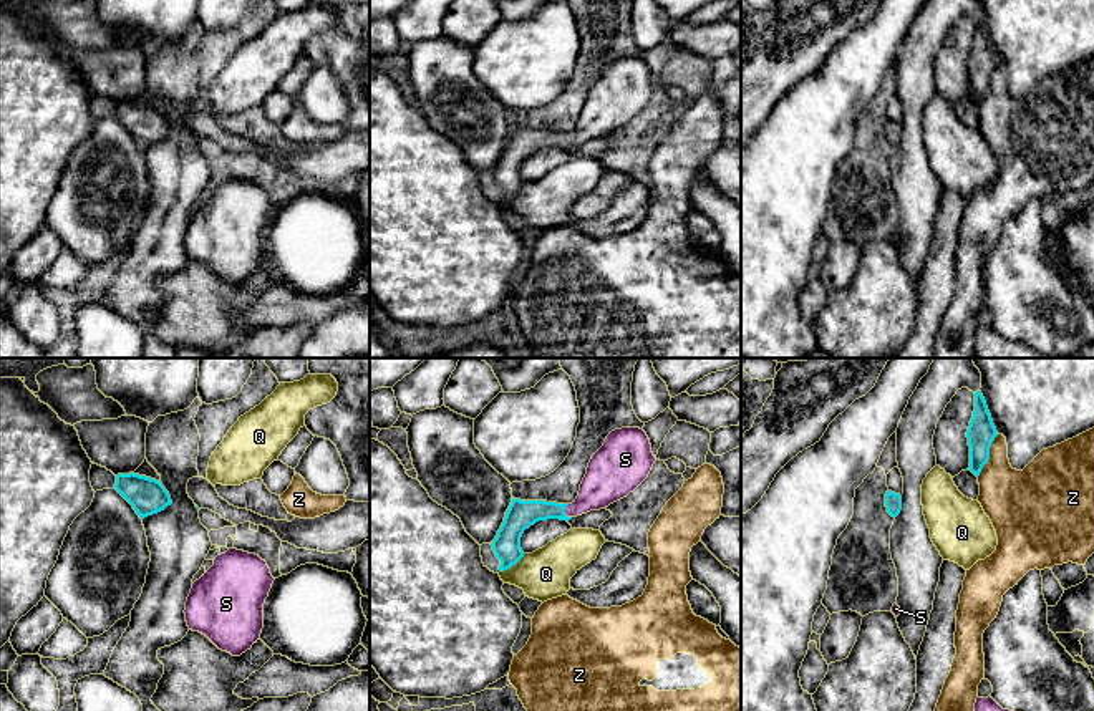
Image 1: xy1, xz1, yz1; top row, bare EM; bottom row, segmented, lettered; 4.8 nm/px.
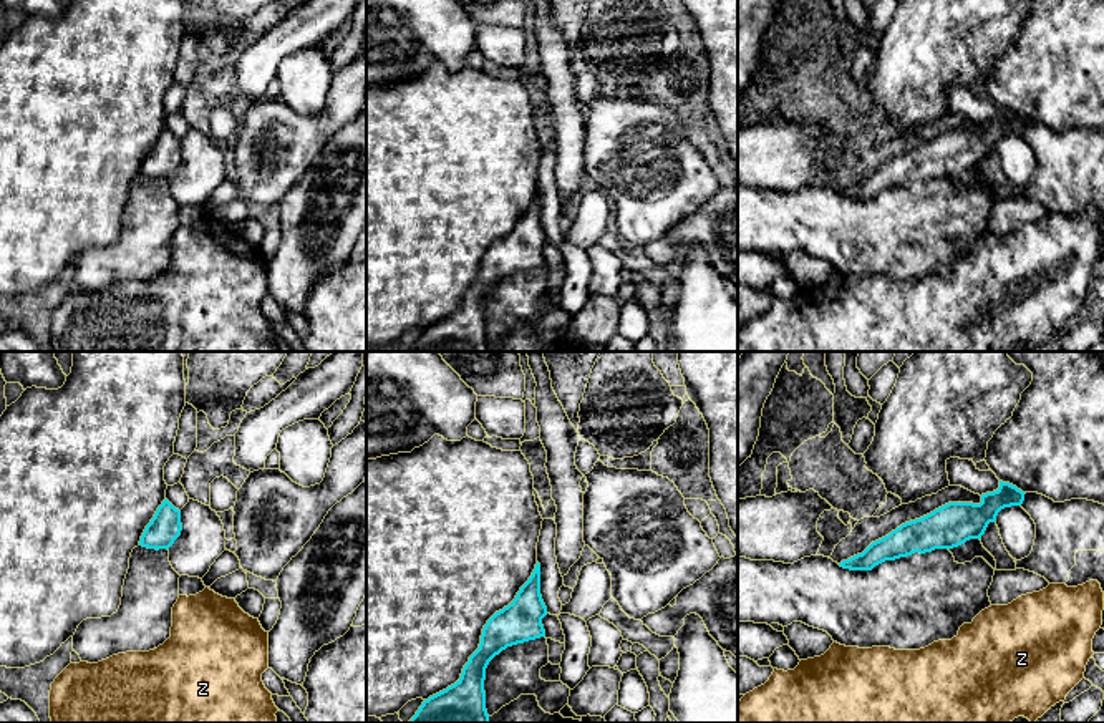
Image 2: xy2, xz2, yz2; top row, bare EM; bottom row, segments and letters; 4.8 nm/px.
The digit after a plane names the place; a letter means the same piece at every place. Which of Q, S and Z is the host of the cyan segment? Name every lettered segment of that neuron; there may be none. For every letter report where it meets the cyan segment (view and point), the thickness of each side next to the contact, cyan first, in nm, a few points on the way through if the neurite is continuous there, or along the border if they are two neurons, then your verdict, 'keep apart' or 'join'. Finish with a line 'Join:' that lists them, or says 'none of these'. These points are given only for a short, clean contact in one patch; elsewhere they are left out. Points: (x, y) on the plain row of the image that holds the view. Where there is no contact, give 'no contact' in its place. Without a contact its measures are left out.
Q: xz1 (513, 193) | 140/240 nm | along xz1 (524, 183), (501, 201) | keep apart
S: xz1 (564, 140) | 140/200 nm | across xz1 (521, 143), (531, 140), (564, 140), (579, 136), (605, 110) | join
Z: yz1 (988, 85) | 140/280 nm | keep apart
Join: S

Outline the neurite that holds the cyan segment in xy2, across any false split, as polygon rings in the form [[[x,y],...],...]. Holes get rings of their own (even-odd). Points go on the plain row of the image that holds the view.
[[[164,128],[151,151],[146,154],[139,174],[156,179],[169,177],[181,164],[181,159],[181,139]]]

